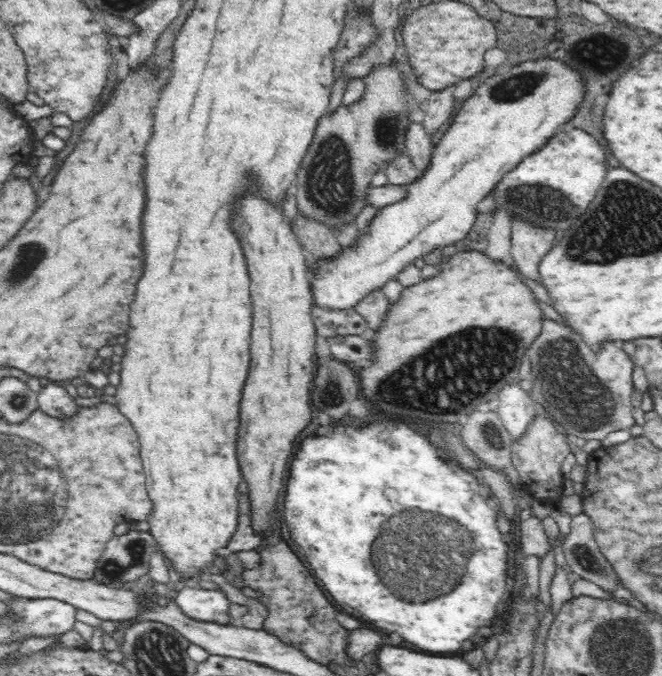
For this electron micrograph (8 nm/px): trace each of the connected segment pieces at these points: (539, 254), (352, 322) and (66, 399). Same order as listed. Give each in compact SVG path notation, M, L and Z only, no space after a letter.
M512 216L511 222L511 255L514 265L526 278L539 281L538 265L556 243L555 230L534 226L520 216Z
M317 304L312 306L312 318L317 335L325 339L334 336L362 336L369 328L366 321L355 309L322 310Z
M60 381L42 385L37 392L37 401L42 412L58 418L69 417L77 409L74 397L68 393L64 385L60 384Z

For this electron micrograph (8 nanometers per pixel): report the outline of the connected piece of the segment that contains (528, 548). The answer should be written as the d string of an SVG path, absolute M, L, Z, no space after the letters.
M531 516L521 522L522 551L525 556L535 556L540 561L553 550L549 534L544 529L542 519Z

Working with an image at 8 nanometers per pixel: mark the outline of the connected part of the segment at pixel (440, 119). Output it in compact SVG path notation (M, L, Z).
M455 86L442 91L433 91L420 108L424 112L423 126L430 134L435 133L442 125L449 122L454 112Z

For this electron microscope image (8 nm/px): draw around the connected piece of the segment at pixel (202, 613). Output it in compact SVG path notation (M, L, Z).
M182 589L174 602L181 612L198 622L216 622L226 626L241 624L231 616L232 602L221 591L206 589Z

